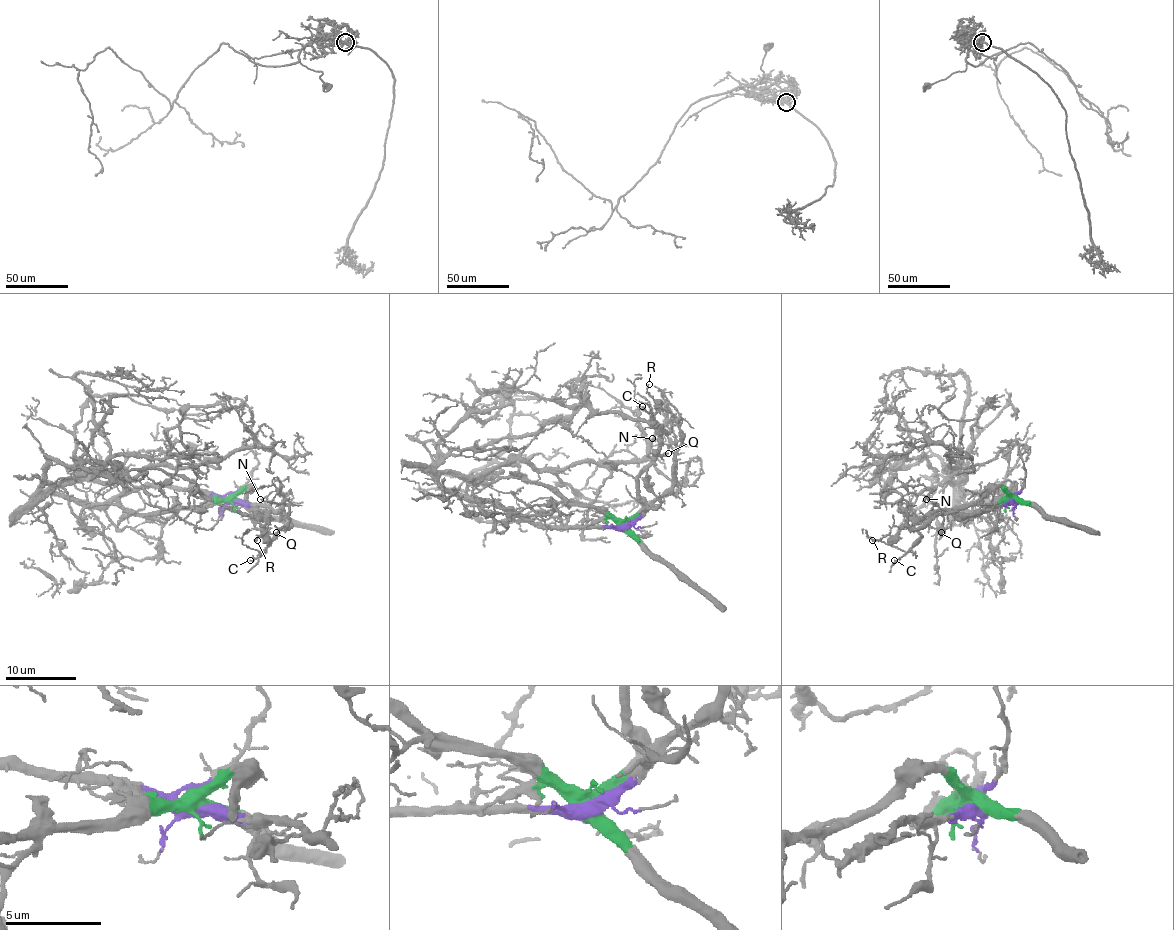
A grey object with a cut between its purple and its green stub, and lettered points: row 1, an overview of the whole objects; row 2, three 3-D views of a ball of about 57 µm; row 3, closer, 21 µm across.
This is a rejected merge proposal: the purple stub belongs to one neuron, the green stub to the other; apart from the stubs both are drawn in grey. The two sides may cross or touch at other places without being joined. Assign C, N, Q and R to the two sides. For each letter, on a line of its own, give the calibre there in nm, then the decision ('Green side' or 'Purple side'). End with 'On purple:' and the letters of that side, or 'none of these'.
C: Thickness 130 nm. Purple side
N: Thickness 70 nm. Purple side
Q: Thickness 130 nm. Green side
R: Thickness 120 nm. Green side
On purple: C, N

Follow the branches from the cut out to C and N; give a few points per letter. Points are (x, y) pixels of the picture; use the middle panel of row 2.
C: (624, 526), (631, 526), (671, 485), (674, 450), (680, 445), (676, 426), (669, 433), (641, 406)
N: (624, 526), (631, 526), (673, 482), (676, 442), (666, 445), (652, 438)

